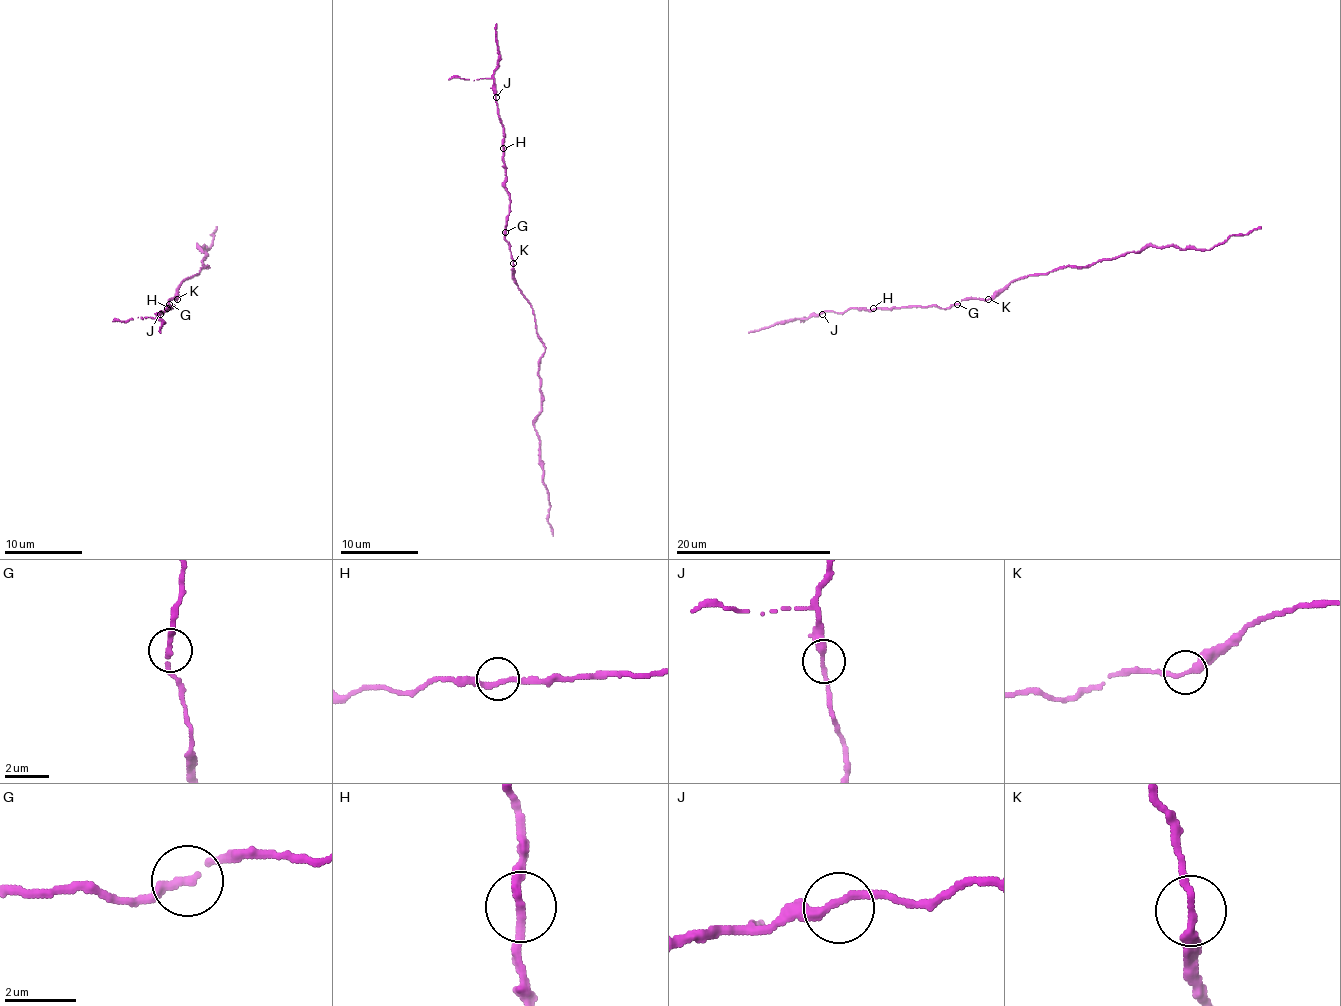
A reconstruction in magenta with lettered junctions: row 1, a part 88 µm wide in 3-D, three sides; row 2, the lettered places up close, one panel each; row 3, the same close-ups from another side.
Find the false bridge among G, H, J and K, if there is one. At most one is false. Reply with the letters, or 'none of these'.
none of these

